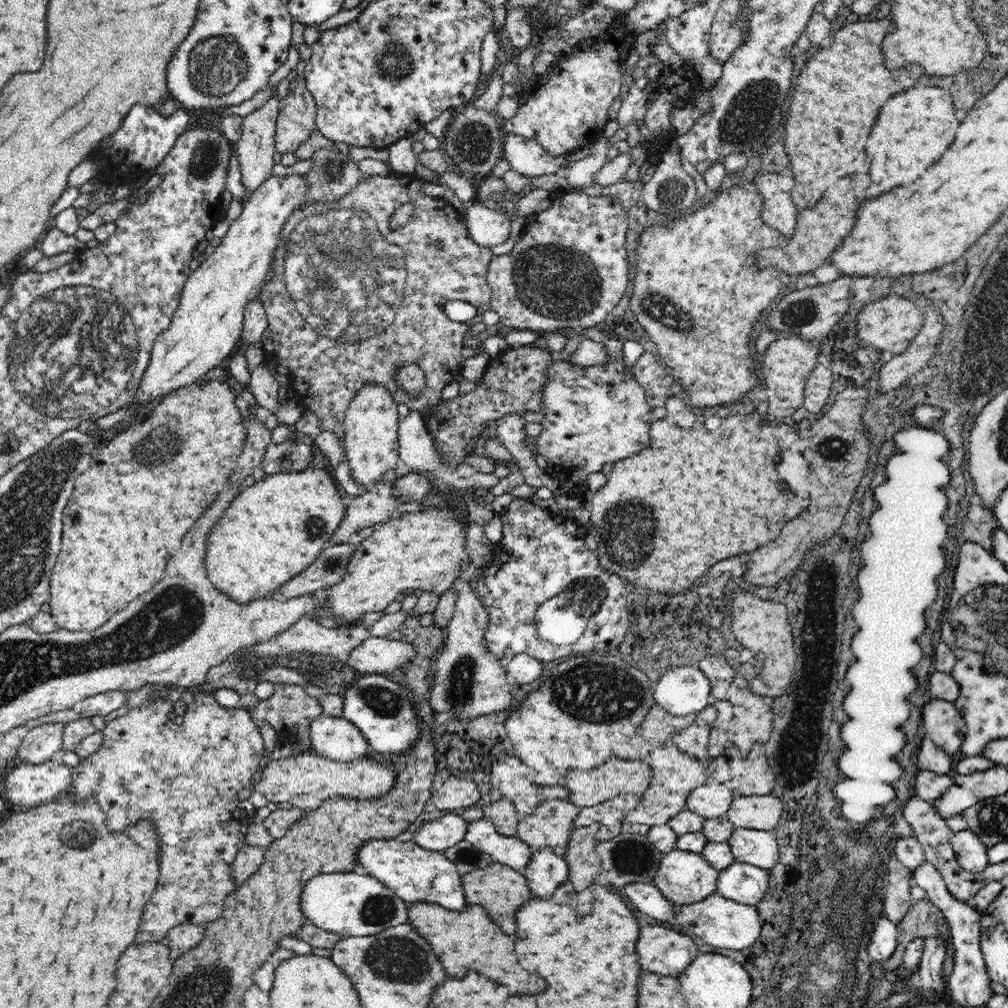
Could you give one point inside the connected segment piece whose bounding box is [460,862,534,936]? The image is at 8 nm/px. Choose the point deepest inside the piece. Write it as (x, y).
(501, 890)

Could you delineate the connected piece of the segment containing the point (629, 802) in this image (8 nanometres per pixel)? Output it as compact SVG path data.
M618 795L596 806L582 807L578 816L574 818L572 826L586 827L598 823L606 826L616 837L621 833L625 814L635 810L638 802L639 796Z

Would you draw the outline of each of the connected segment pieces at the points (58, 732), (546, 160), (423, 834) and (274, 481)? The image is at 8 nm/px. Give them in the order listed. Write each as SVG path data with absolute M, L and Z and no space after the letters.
M58 722L30 729L18 748L18 762L36 765L50 761L54 754L62 751L64 727Z
M506 133L502 146L502 158L508 160L511 168L523 174L524 176L542 176L542 174L563 174L571 166L568 155L564 153L561 155L550 155L546 153L542 145L535 140L527 139L512 133Z
M451 813L433 822L426 822L412 840L422 848L440 852L462 841L470 826L464 818Z
M306 468L302 472L278 472L265 477L240 492L240 496L226 510L224 520L220 520L216 530L212 530L210 542L206 542L204 564L208 578L221 593L238 604L264 599L296 574L304 572L329 544L346 514L347 501L338 493L332 476L323 469Z

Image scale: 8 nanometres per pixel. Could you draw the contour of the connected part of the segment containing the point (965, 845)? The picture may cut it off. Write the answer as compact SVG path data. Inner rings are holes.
M967 829L953 834L950 840L960 866L968 872L982 872L988 865L988 847L980 838Z

